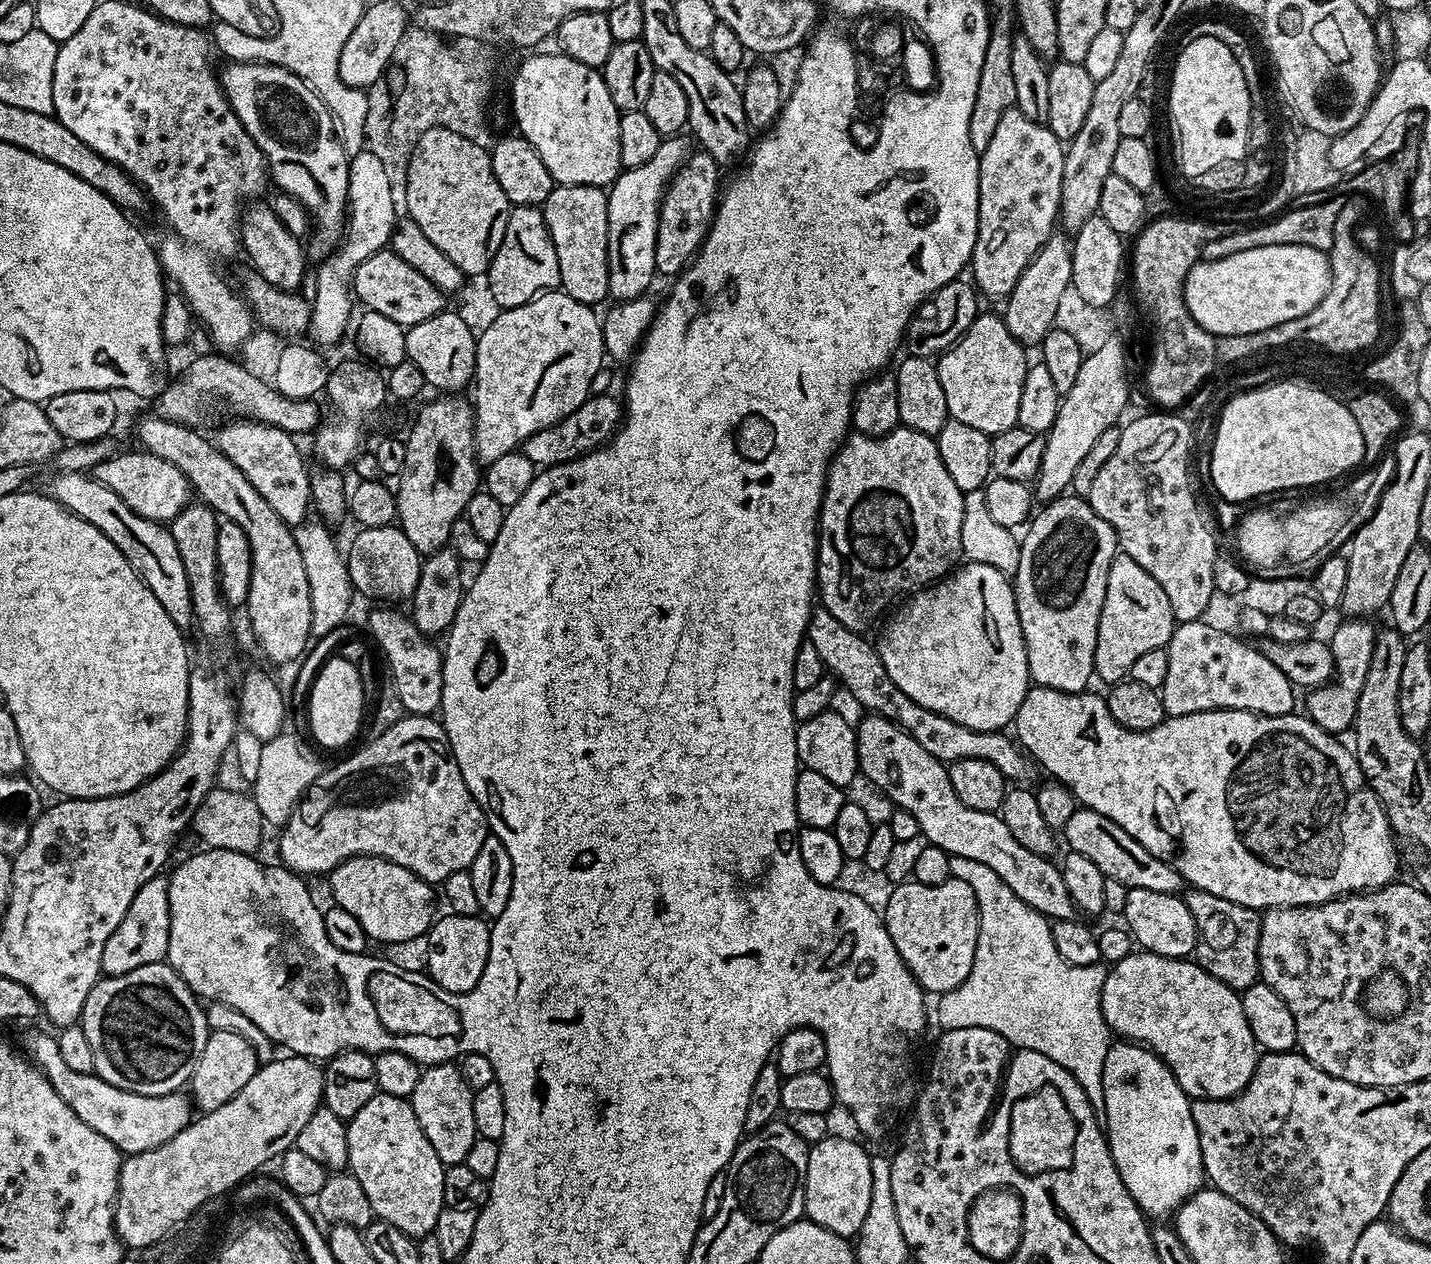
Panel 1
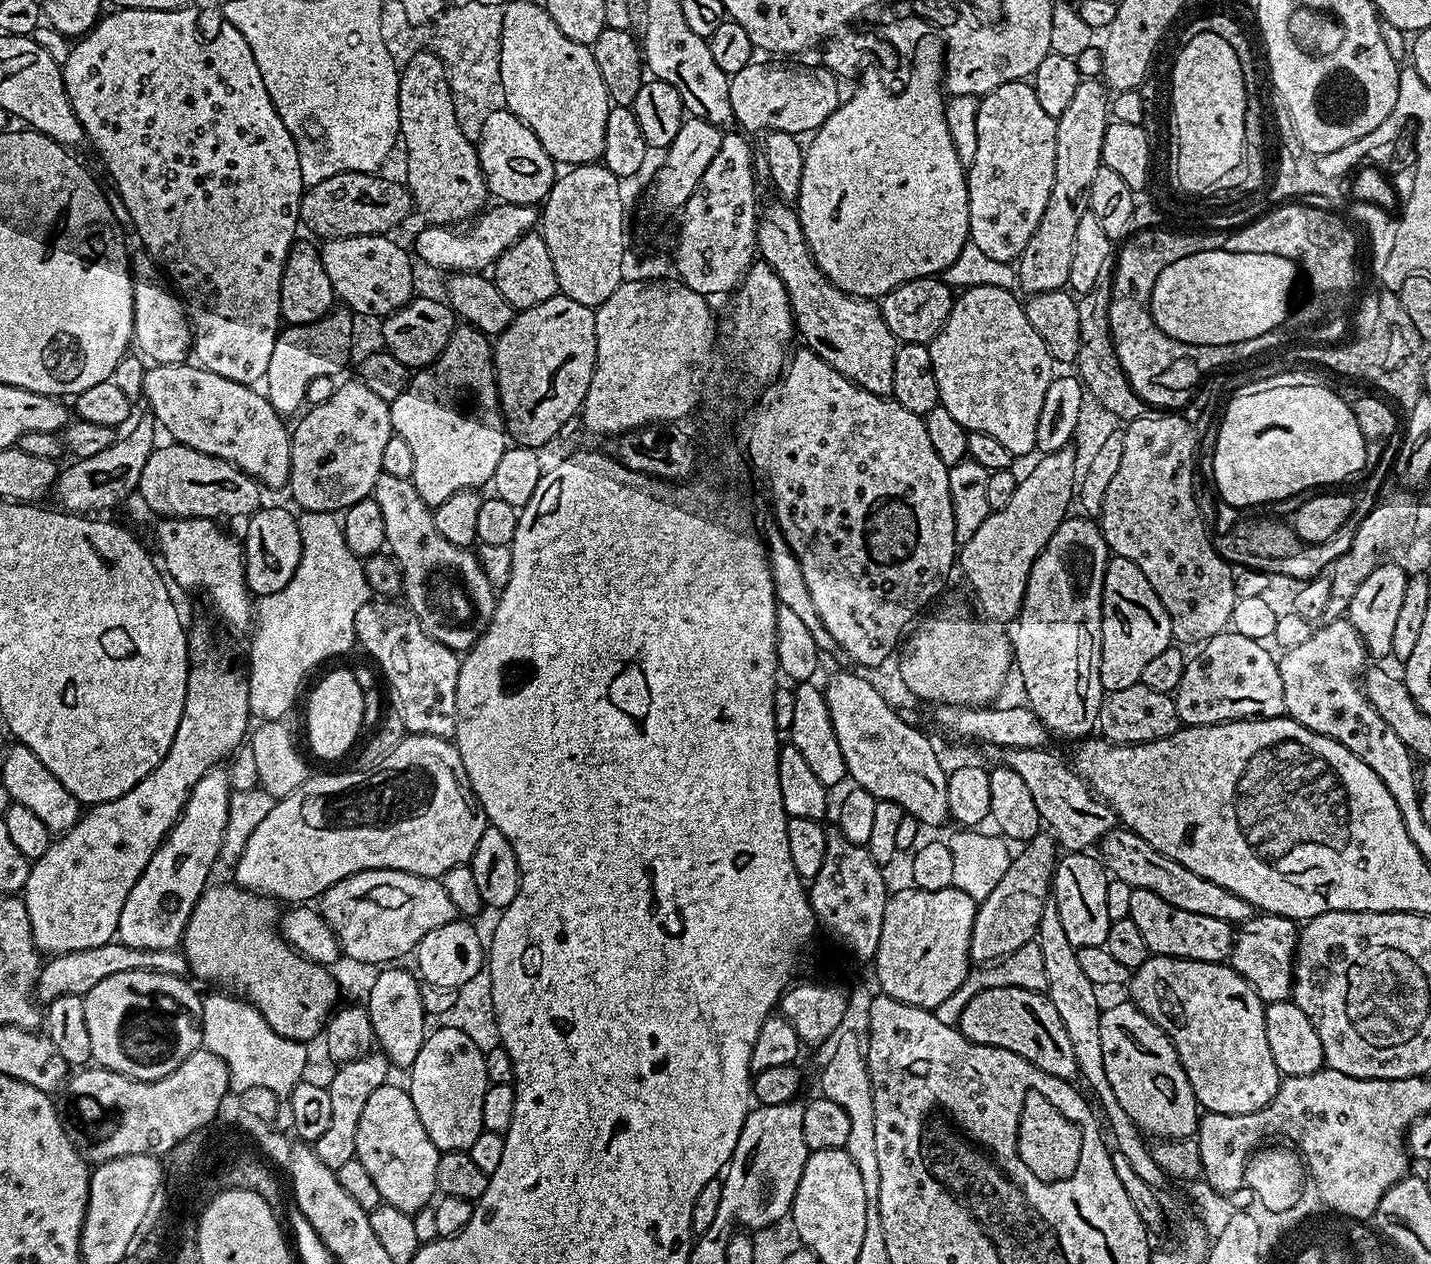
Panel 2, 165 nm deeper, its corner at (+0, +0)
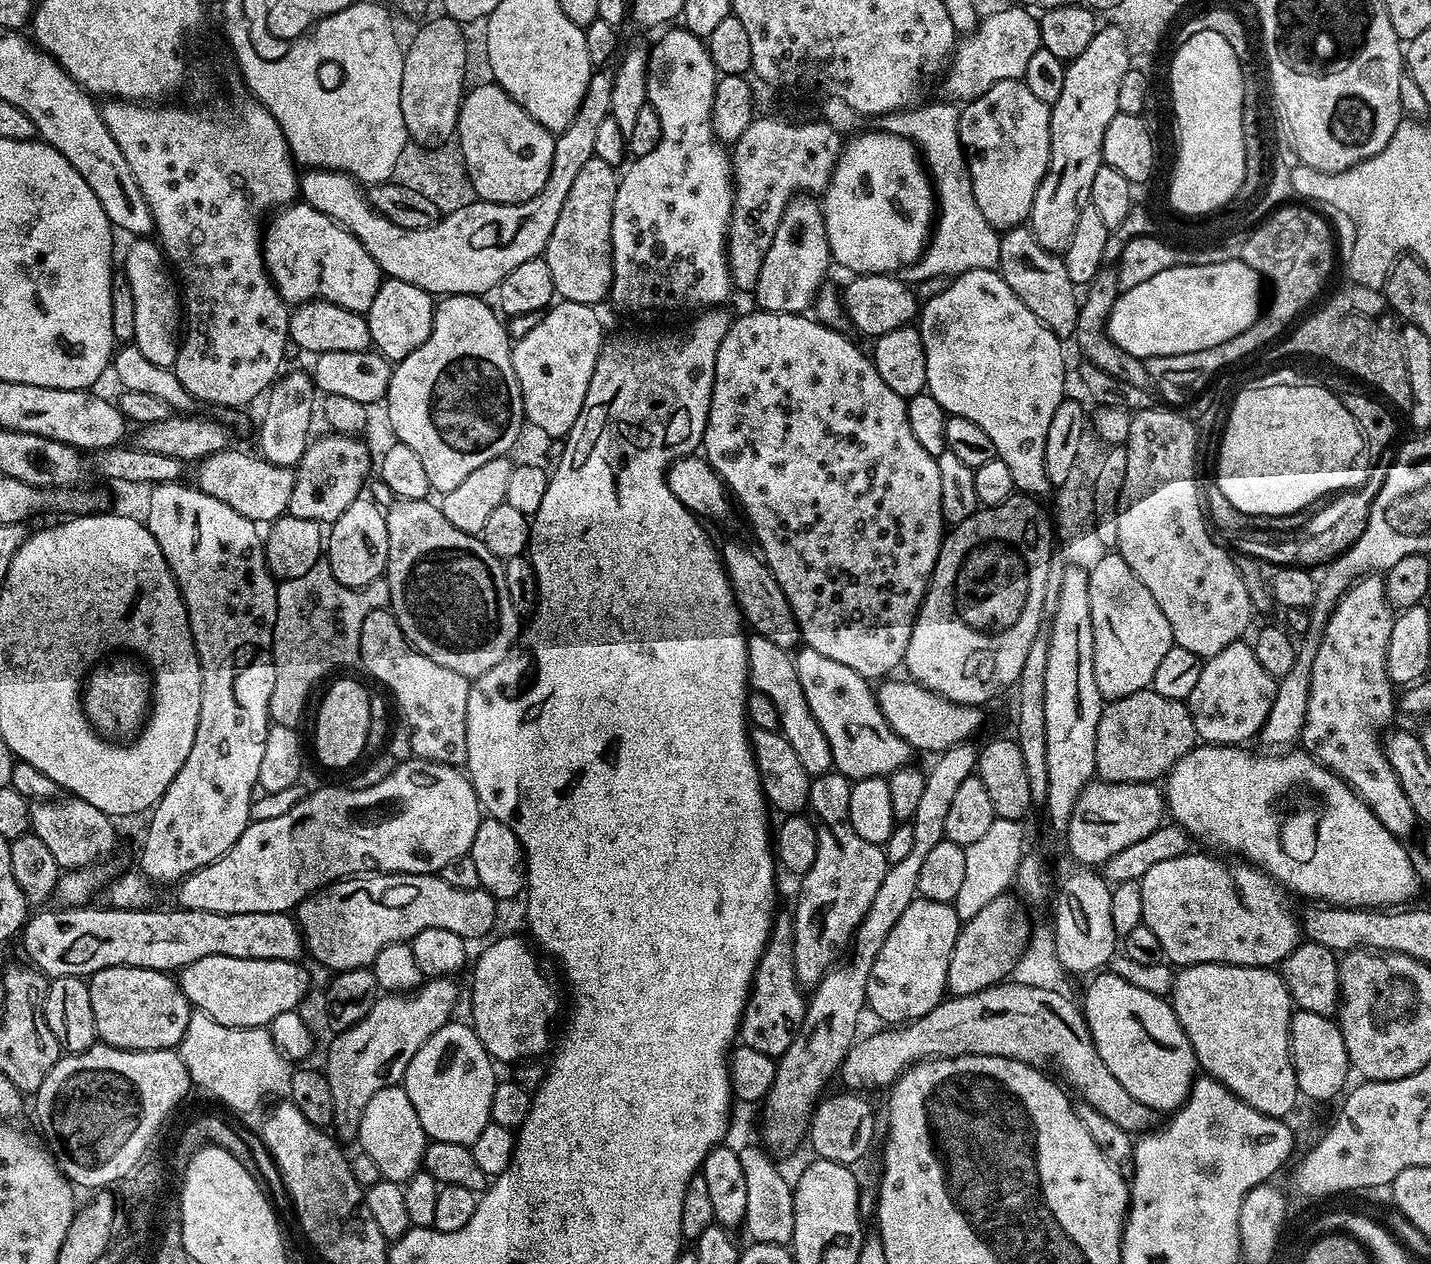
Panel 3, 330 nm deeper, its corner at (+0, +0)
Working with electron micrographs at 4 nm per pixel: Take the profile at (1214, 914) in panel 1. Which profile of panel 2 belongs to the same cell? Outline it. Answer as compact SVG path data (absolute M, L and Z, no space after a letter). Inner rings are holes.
M1259 913L1240 926L1234 938L1228 962L1236 973L1242 974L1266 1004L1291 997L1293 966L1299 927L1295 921L1280 915Z

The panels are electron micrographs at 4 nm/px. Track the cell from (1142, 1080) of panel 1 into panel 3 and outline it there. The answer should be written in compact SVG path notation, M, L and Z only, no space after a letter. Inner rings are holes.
M1110 970L1101 971L1099 974L1093 975L1089 980L1092 981L1089 982L1088 989L1084 992L1084 1002L1082 1001L1083 1016L1085 1022L1088 1024L1093 1042L1096 1044L1098 1054L1102 1056L1102 1061L1105 1062L1107 1069L1109 1069L1118 1082L1126 1088L1127 1093L1132 1094L1133 1098L1145 1104L1153 1113L1159 1114L1159 1112L1164 1112L1163 1114L1171 1114L1175 1112L1176 1109L1183 1106L1185 1100L1188 1099L1188 1095L1192 1089L1192 1081L1198 1072L1198 1065L1196 1063L1194 1050L1190 1046L1190 1038L1186 1038L1186 1034L1174 1014L1171 1003L1163 996L1155 996L1154 994L1150 994L1147 990L1141 990L1139 986L1130 986L1130 982L1126 982L1124 978L1118 978Z

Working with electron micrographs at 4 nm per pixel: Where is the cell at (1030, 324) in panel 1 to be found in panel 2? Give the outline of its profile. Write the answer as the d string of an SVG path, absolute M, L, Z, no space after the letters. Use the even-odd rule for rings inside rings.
M1081 79L1070 106L1056 117L1054 190L1042 214L1042 222L1038 222L1038 230L1034 230L1030 242L1026 242L1026 250L1018 261L1018 288L1021 293L1059 292L1070 278L1078 222L1082 214L1089 211L1090 182L1094 182L1094 174L1098 174L1102 166L1102 138L1110 123L1110 92L1099 79L1096 80Z

